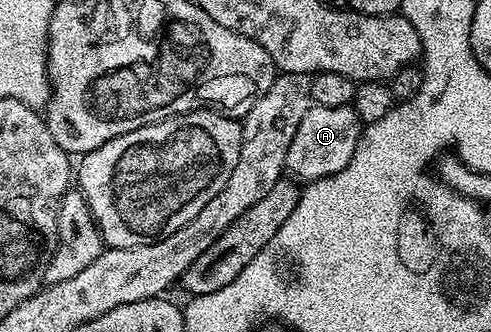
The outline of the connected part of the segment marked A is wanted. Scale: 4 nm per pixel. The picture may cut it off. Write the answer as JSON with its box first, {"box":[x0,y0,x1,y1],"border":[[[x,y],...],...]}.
{"box":[285,104,364,183],"border":[[[311,104],[308,115],[304,115],[304,119],[300,119],[300,127],[296,127],[292,147],[288,147],[285,172],[302,183],[319,181],[321,177],[334,175],[336,171],[348,167],[348,159],[352,159],[356,151],[356,143],[363,128],[364,122],[358,118],[353,104],[342,107]]]}

